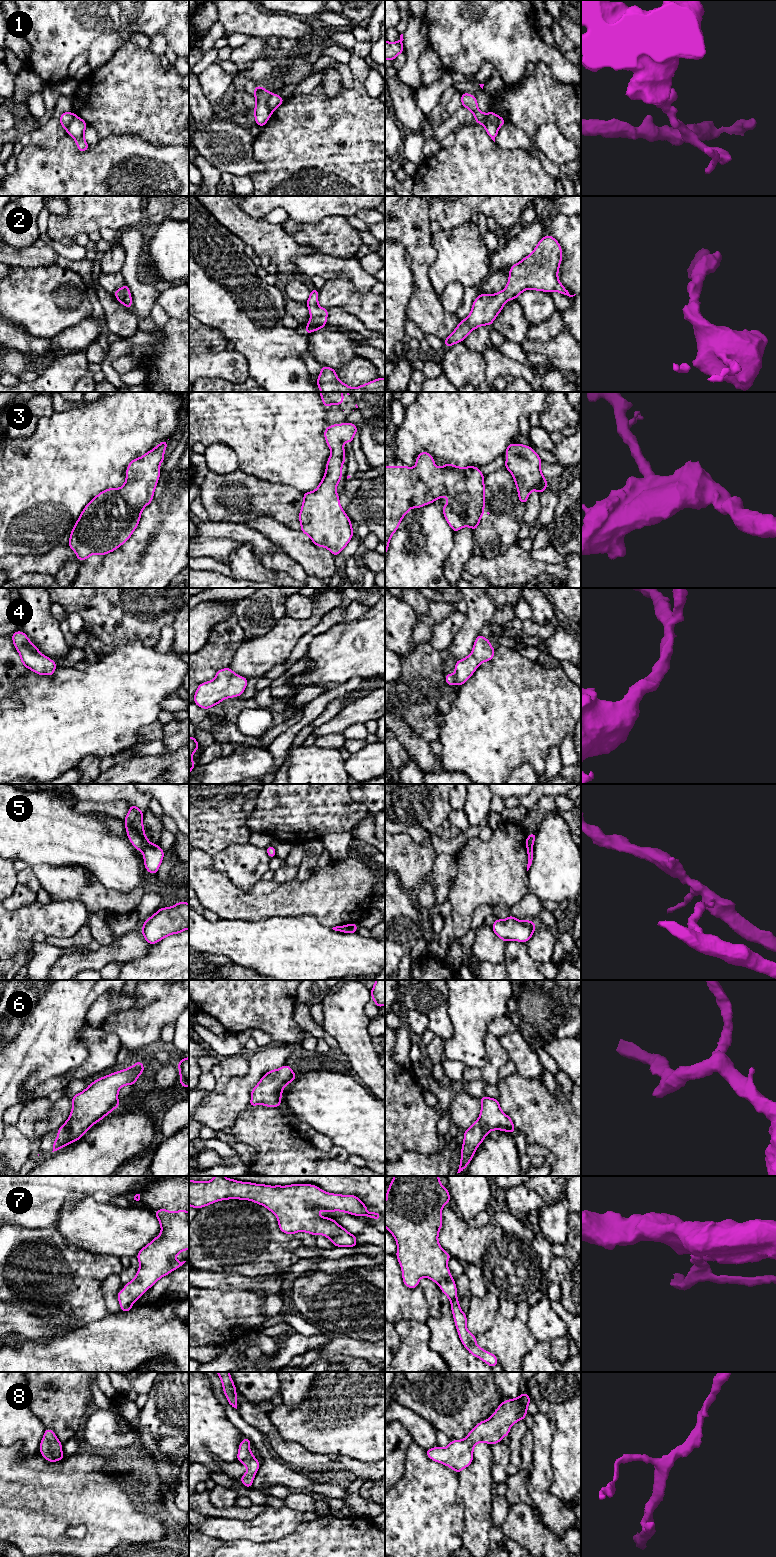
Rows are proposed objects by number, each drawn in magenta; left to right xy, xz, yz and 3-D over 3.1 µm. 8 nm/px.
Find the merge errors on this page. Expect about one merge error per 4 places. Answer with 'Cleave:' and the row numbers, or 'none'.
Cleave: 1, 5

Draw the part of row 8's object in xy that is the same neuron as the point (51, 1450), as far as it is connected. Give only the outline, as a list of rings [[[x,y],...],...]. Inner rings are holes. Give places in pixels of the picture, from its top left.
[[[48,1428],[45,1429],[39,1451],[49,1462],[56,1462],[65,1458],[62,1453],[62,1443],[57,1439],[54,1431]]]

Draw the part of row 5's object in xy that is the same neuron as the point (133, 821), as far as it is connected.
[[[131,805],[127,816],[124,819],[127,836],[139,851],[143,851],[151,843],[145,835],[143,827],[143,811],[138,807]]]

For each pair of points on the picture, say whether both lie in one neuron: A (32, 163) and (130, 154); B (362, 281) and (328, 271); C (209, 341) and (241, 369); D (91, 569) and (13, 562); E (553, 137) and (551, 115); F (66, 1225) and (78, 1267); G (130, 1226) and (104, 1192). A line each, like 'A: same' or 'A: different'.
A: same
B: same
C: different
D: different
E: different
F: different
G: different

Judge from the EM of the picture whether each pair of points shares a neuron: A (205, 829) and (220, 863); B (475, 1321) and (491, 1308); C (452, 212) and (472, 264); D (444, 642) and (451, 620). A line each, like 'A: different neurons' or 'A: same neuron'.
A: different neurons
B: same neuron
C: different neurons
D: same neuron

